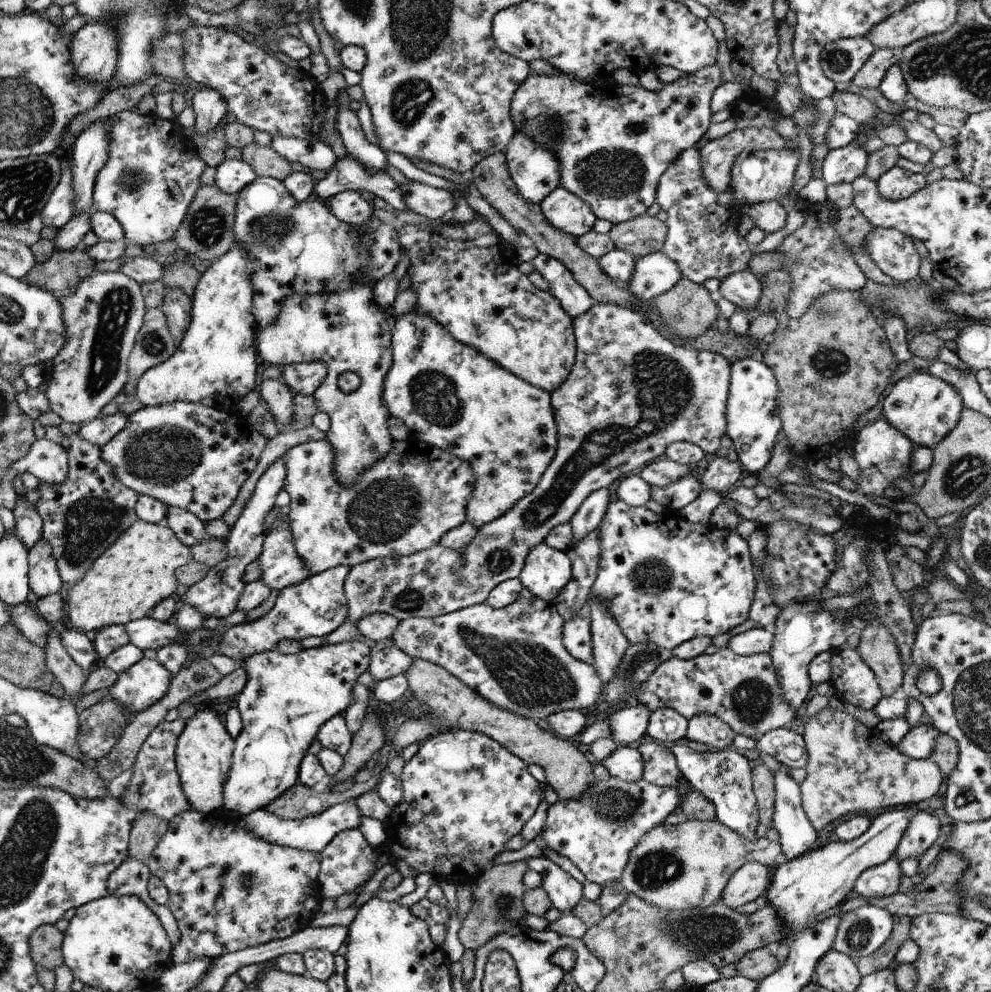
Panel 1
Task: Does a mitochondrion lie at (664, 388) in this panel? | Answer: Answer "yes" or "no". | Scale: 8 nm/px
yes

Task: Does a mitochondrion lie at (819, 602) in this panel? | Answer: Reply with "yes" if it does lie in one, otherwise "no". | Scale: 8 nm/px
no

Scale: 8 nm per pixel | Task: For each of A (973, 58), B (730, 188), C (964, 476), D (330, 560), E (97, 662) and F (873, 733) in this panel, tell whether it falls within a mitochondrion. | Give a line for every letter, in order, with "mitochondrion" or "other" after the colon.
A: mitochondrion
B: other
C: mitochondrion
D: other
E: other
F: other

